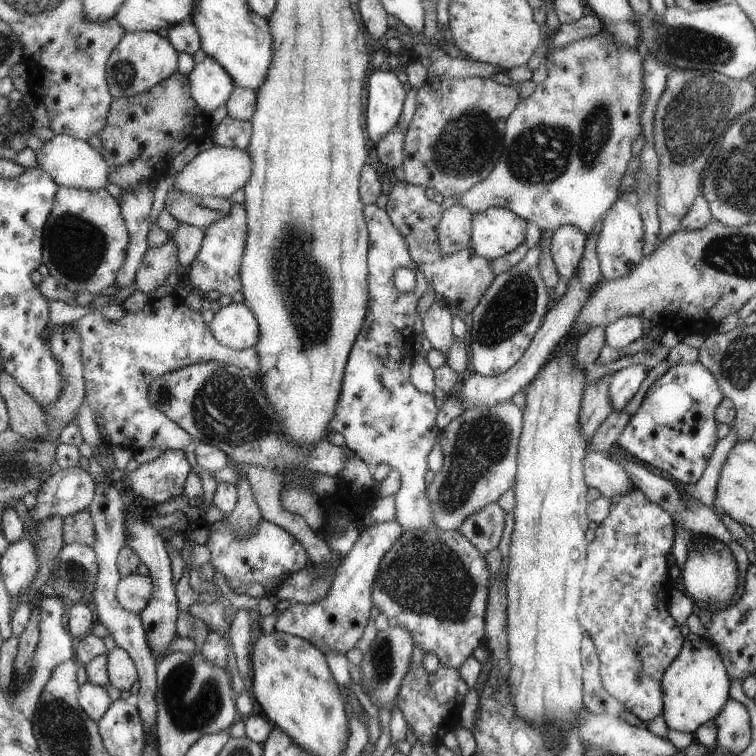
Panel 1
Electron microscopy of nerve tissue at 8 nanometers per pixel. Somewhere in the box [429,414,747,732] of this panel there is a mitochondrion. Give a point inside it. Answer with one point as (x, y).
(712, 567)

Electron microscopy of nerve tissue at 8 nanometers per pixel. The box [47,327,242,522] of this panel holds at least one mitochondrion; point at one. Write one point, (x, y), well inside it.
(164, 394)

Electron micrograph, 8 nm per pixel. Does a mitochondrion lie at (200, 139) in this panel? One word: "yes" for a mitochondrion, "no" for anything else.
no

